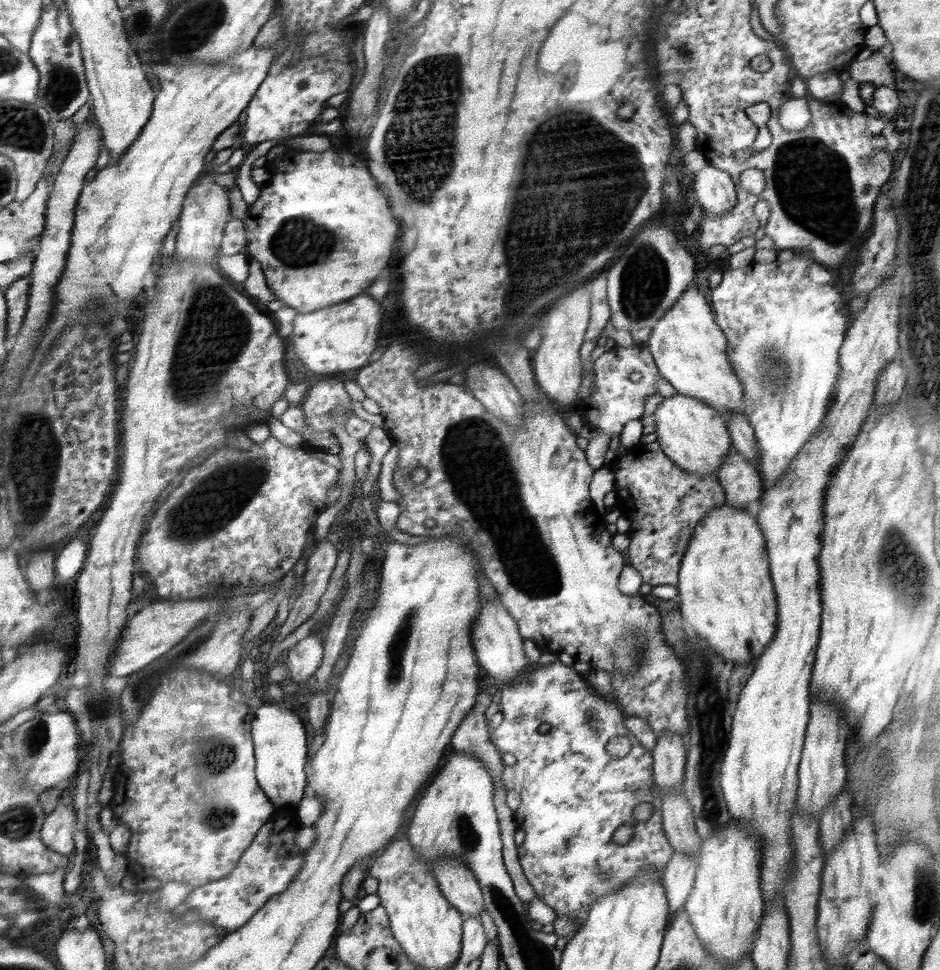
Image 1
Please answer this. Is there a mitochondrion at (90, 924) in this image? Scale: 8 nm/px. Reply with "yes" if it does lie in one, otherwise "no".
no

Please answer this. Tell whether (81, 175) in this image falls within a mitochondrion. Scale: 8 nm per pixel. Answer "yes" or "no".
no

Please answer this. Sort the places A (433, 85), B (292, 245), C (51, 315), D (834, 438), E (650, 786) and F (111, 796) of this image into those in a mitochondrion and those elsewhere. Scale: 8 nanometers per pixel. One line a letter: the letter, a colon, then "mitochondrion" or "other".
A: mitochondrion
B: mitochondrion
C: other
D: other
E: other
F: other

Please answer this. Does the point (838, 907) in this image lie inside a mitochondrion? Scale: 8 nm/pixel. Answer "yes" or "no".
no

